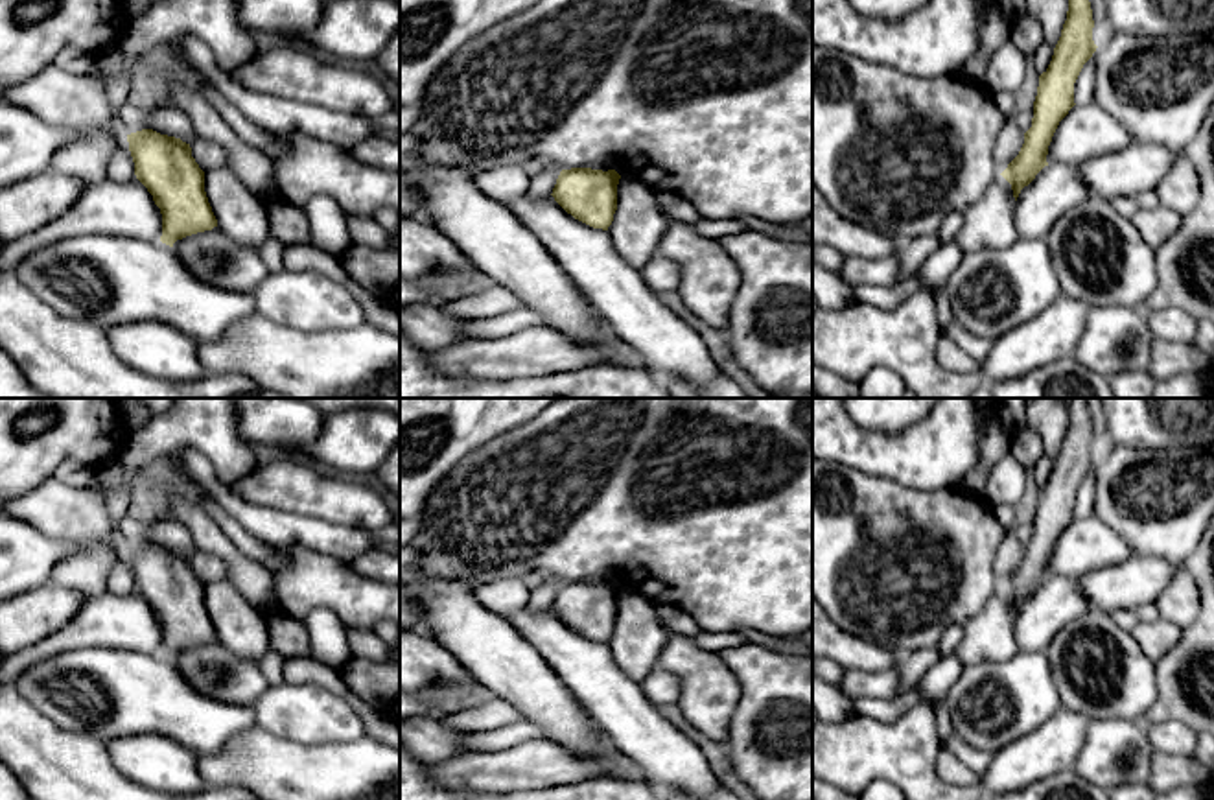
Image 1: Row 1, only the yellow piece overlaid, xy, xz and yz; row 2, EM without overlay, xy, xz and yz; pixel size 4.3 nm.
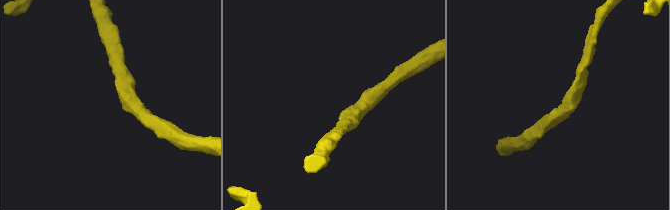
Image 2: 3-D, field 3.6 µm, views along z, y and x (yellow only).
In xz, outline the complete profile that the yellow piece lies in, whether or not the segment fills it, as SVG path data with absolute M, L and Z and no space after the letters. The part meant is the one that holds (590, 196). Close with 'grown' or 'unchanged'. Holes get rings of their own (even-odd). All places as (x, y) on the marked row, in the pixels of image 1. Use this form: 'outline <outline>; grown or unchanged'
outline M562 170L551 195L575 219L608 230L617 210L619 179L615 170Z; unchanged

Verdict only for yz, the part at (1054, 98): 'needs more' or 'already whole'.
already whole

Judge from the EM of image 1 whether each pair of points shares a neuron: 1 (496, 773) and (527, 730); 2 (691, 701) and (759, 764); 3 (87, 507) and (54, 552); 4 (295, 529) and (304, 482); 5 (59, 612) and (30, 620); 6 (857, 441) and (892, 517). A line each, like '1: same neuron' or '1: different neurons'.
1: different neurons
2: different neurons
3: different neurons
4: different neurons
5: same neuron
6: different neurons

